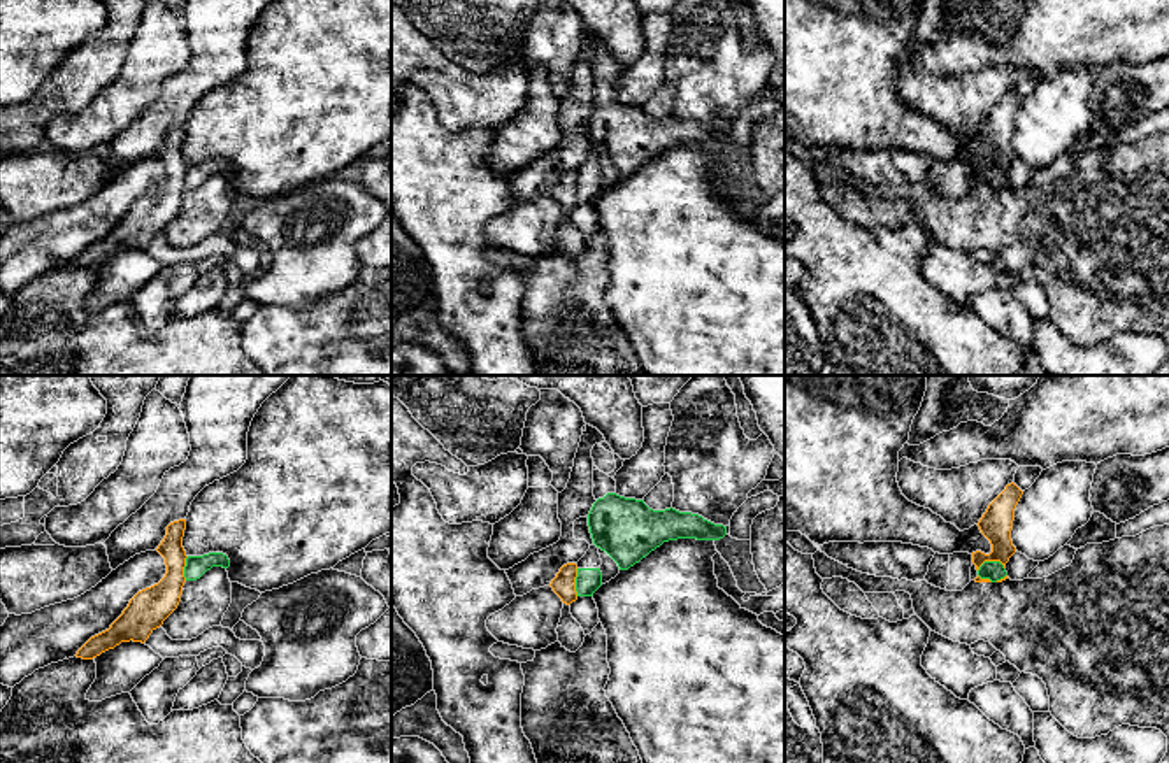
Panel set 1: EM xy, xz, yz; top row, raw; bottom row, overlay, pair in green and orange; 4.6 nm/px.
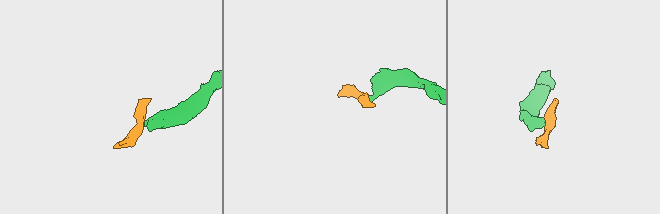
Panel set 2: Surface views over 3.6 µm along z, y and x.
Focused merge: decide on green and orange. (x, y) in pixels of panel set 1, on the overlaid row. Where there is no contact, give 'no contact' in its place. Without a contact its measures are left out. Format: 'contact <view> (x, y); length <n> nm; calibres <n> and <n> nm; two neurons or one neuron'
contact yz (990, 562); length 130 nm; calibres 90 and 150 nm; two neurons

